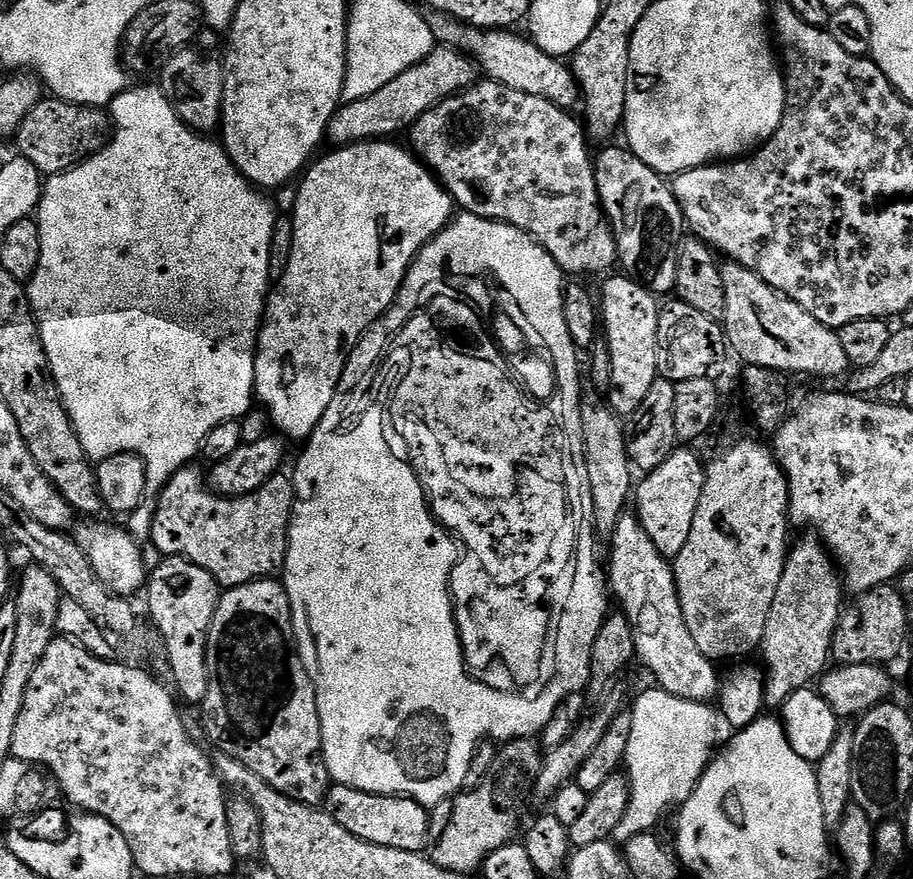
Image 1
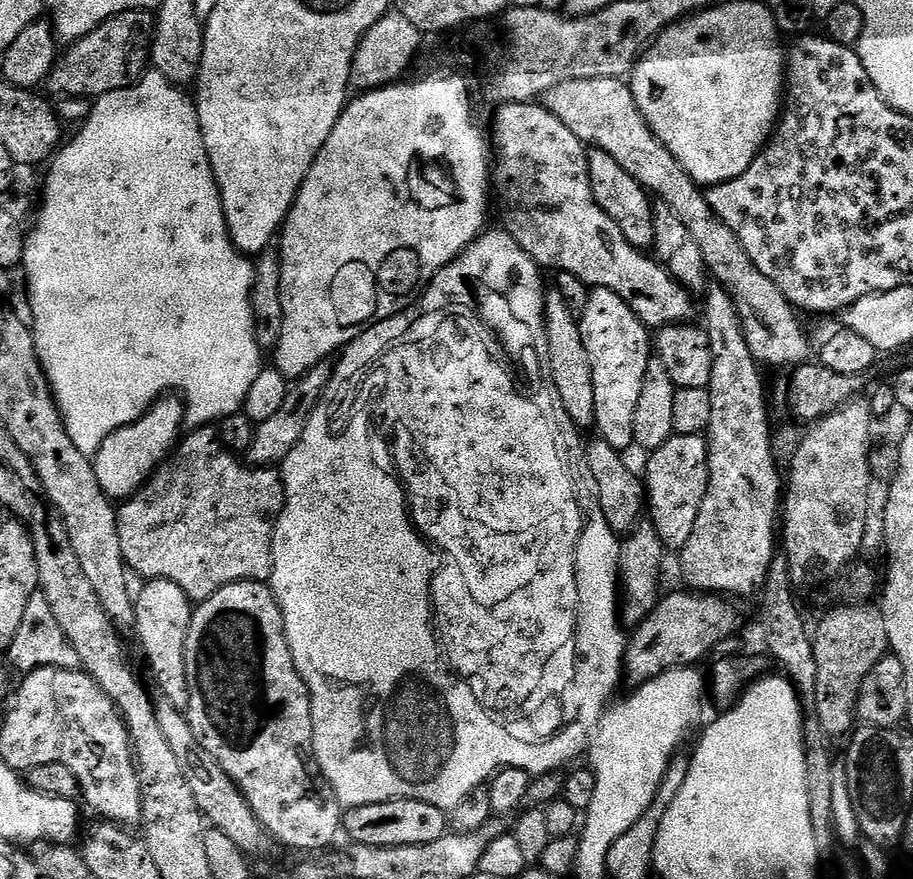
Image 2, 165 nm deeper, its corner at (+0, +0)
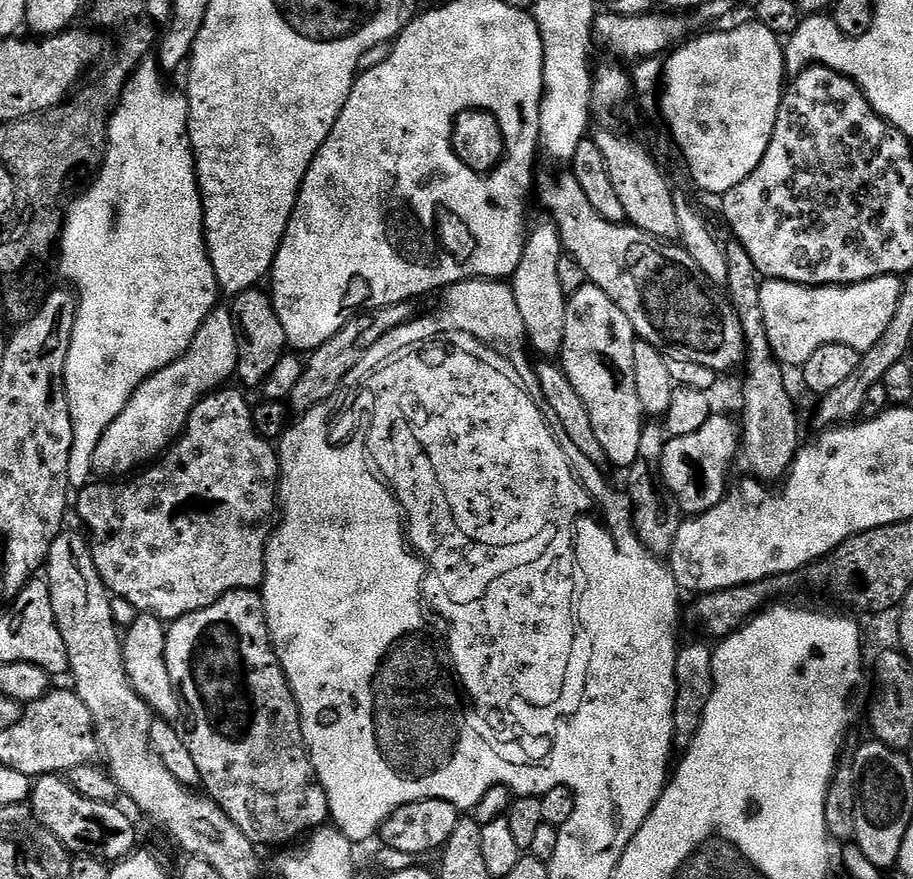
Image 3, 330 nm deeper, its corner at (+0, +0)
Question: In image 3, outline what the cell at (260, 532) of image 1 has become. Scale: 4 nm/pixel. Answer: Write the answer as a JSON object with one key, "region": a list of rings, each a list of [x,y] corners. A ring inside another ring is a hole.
{"region":[[[225,386],[217,391],[209,392],[196,403],[187,426],[159,462],[153,463],[147,470],[141,471],[123,482],[89,482],[79,489],[80,497],[77,500],[75,497],[74,512],[76,508],[81,522],[88,527],[87,535],[90,537],[94,566],[98,566],[98,574],[102,578],[102,582],[108,587],[109,593],[113,597],[126,599],[131,606],[137,608],[140,614],[156,616],[159,620],[171,622],[218,602],[218,598],[222,598],[228,592],[243,588],[256,590],[263,585],[264,559],[268,541],[274,531],[274,517],[278,512],[280,458],[273,441],[264,440],[256,431],[256,423],[253,420],[254,408],[252,404],[248,405],[247,398],[243,396],[245,393],[239,387],[236,387],[237,389],[232,387]]]}

